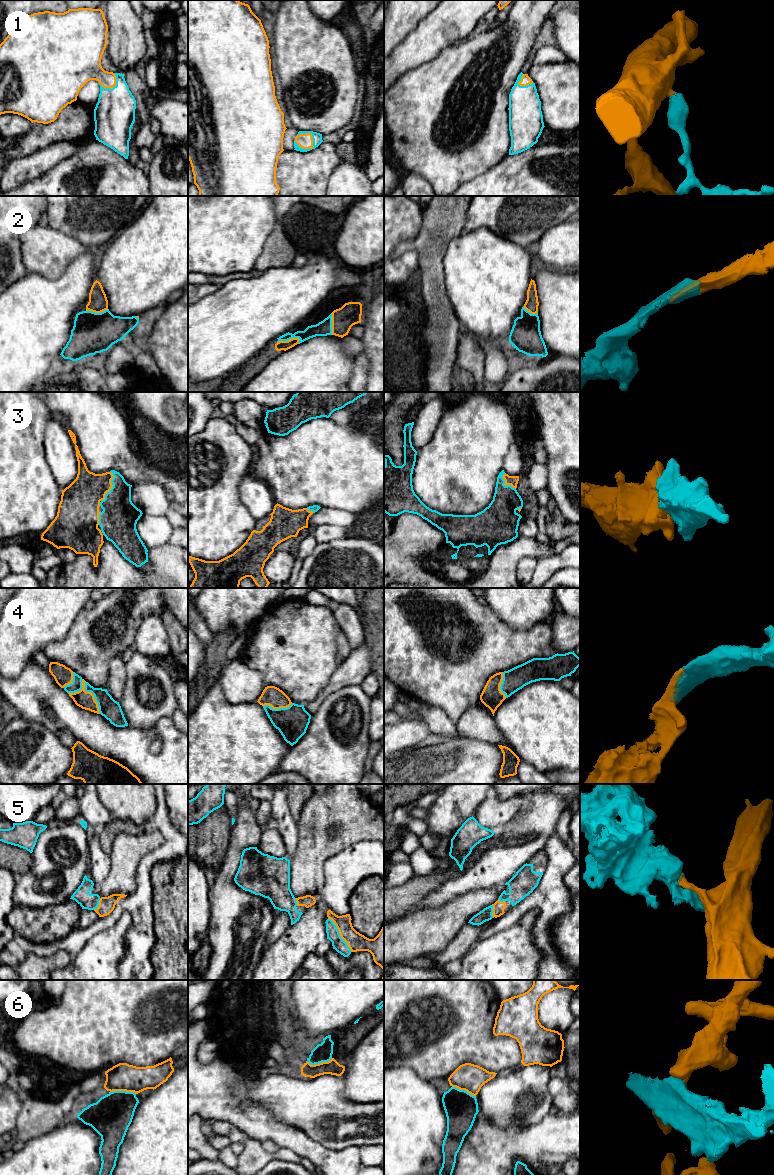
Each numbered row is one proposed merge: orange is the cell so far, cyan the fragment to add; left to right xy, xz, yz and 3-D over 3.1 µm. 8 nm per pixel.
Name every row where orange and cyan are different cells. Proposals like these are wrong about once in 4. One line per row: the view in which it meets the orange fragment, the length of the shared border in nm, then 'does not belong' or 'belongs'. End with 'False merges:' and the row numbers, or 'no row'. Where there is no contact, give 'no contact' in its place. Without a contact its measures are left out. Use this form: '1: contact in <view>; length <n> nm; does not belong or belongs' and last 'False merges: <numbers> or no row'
1: contact in xz; length 170 nm; belongs
2: contact in xz; length 190 nm; belongs
3: contact in xy; length 300 nm; belongs
4: contact in xy; length 300 nm; belongs
5: contact in xz; length 320 nm; belongs
6: contact in xy; length 220 nm; does not belong
False merges: 6

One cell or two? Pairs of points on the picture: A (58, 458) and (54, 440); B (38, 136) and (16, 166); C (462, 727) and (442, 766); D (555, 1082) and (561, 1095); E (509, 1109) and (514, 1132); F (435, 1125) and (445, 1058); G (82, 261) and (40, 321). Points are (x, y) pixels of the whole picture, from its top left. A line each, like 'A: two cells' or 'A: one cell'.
A: one cell
B: two cells
C: two cells
D: one cell
E: two cells
F: two cells
G: one cell

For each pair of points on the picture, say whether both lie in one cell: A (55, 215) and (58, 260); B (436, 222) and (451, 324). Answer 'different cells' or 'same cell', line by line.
A: different cells
B: same cell

